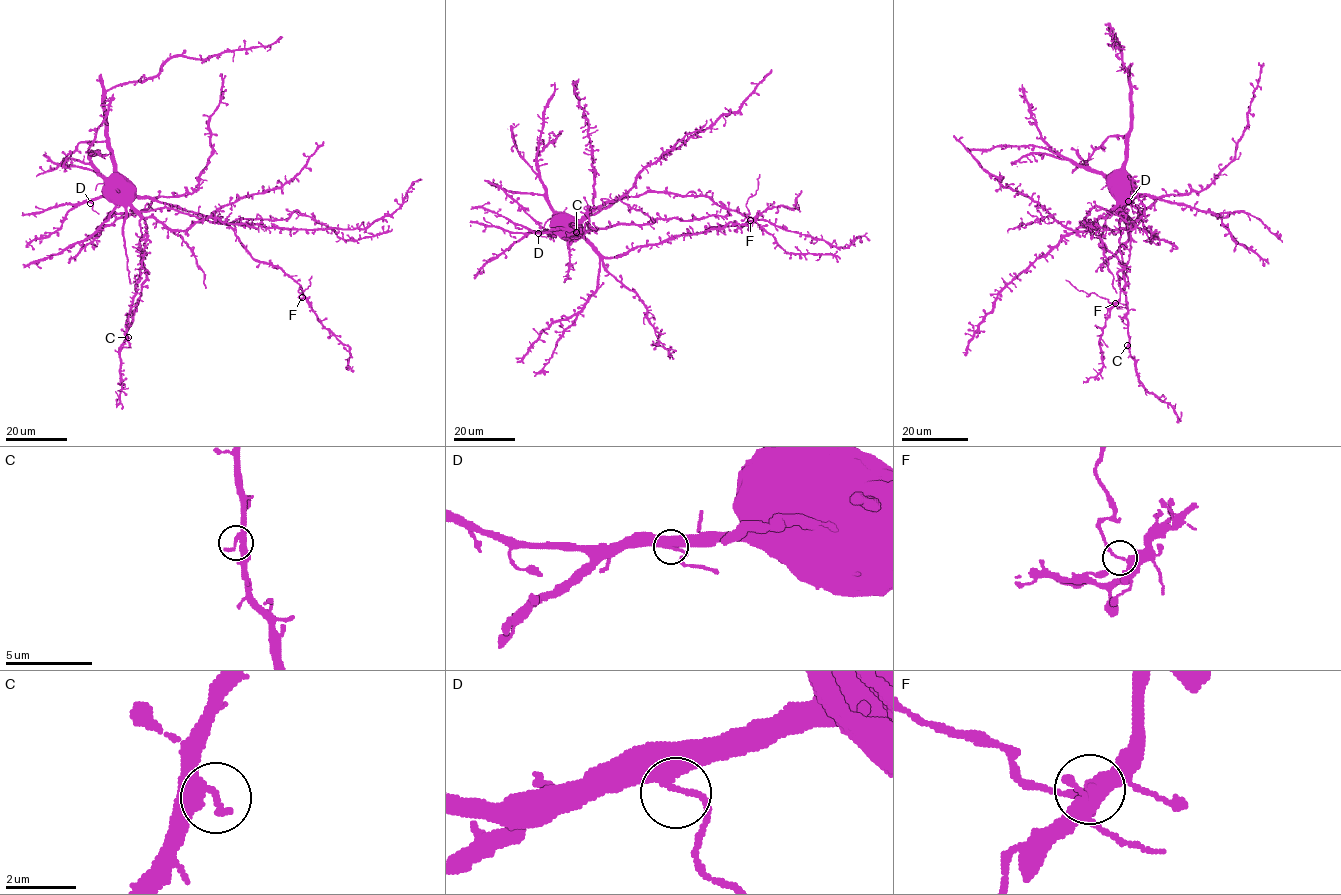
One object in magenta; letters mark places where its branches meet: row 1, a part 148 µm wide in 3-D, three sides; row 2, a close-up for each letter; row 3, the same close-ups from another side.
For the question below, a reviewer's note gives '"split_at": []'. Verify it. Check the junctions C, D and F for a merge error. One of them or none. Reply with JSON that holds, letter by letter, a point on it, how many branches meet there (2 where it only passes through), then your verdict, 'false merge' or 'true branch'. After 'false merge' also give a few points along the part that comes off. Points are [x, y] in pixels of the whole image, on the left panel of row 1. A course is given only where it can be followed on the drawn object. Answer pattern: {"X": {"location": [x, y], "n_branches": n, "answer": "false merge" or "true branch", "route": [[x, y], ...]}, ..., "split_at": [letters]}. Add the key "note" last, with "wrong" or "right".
{"C": {"location": [128, 337], "n_branches": 2, "answer": "true branch"}, "D": {"location": [90, 203], "n_branches": 2, "answer": "true branch"}, "F": {"location": [302, 297], "n_branches": 2, "answer": "false merge", "route": [[302, 297], [298, 296], [301, 294], [298, 290], [310, 286], [311, 275]]}, "split_at": ["F"], "note": "wrong"}

